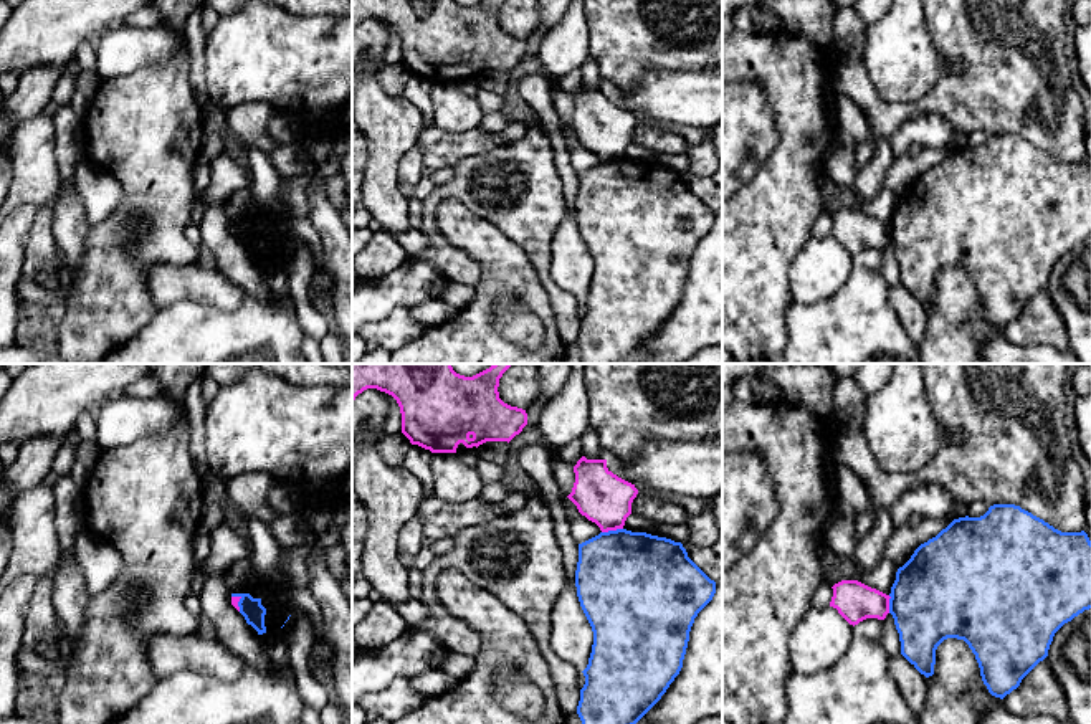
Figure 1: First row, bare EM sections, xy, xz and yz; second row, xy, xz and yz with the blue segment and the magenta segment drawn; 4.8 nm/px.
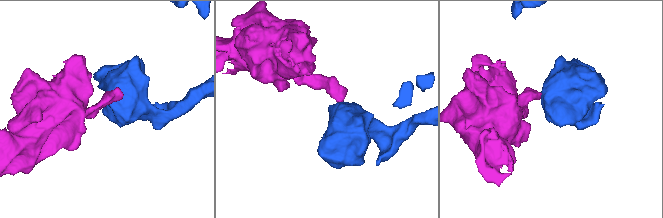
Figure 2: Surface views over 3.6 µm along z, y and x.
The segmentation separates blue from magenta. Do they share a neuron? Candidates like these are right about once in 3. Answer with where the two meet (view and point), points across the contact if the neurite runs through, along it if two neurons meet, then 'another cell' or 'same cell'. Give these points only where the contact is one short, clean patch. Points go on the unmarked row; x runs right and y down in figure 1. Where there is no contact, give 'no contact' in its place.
meets blue in xz at (612, 161); border along xz (622, 157), (602, 162); another cell

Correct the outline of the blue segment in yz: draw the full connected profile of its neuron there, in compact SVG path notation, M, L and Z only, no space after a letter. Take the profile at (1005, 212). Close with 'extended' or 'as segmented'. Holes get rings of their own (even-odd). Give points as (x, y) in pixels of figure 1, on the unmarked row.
M993 134L980 147L954 149L936 167L921 174L898 198L889 226L901 284L921 304L934 304L936 279L944 269L964 269L975 284L989 322L1003 329L1048 286L1055 263L1091 238L1091 170L1084 160L1061 162L1020 136Z; as segmented

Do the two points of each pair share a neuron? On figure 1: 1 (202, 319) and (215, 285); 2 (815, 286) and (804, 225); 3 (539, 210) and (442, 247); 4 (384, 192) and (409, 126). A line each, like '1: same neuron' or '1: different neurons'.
1: different neurons
2: different neurons
3: same neuron
4: same neuron

